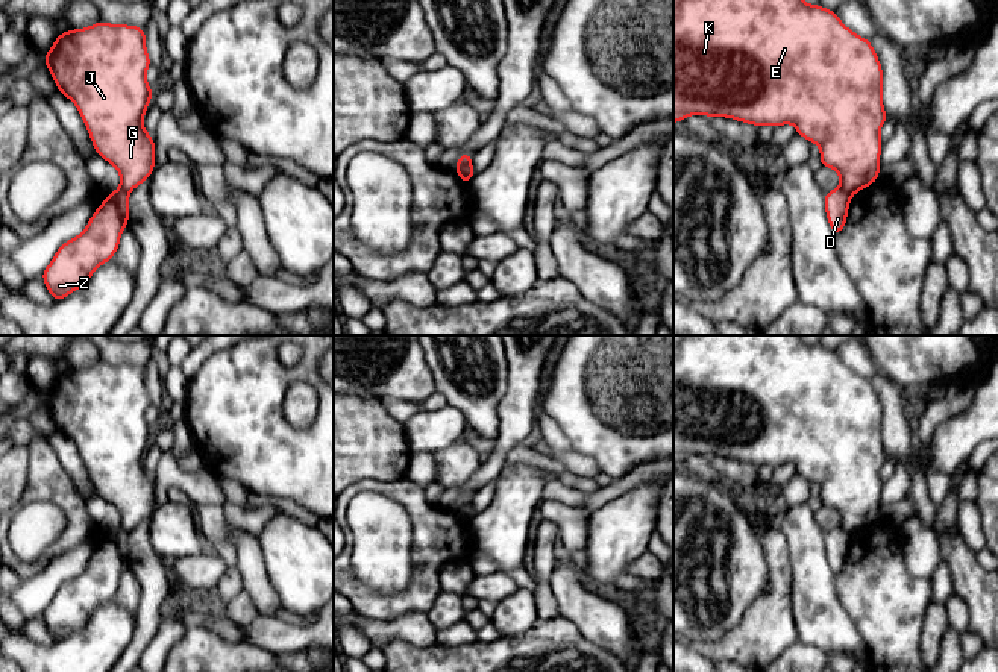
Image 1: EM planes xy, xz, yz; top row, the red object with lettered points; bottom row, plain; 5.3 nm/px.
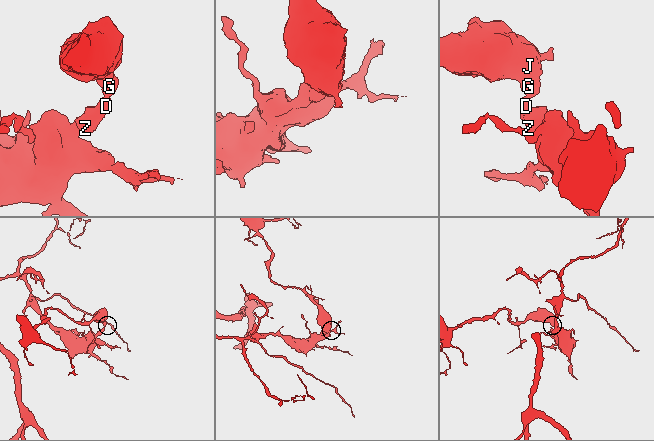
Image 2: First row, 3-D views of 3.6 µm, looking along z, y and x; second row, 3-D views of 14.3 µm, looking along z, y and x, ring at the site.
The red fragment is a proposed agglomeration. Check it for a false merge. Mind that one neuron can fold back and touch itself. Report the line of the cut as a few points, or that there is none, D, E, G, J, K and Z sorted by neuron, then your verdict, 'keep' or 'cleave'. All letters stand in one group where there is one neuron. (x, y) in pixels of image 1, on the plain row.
cut xz (470, 499), (455, 510); groups D Z / E G J K; cleave

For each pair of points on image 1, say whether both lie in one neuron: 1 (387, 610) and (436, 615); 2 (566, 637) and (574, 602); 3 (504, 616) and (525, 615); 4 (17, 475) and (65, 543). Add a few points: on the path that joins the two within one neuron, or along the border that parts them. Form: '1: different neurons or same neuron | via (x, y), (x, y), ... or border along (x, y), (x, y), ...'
1: different neurons | border along (442, 590), (425, 613)
2: different neurons | border along (558, 615), (569, 619), (589, 640), (596, 643)
3: same neuron | via (508, 616), (520, 615)
4: different neurons | border along (29, 452), (28, 486), (15, 507)

